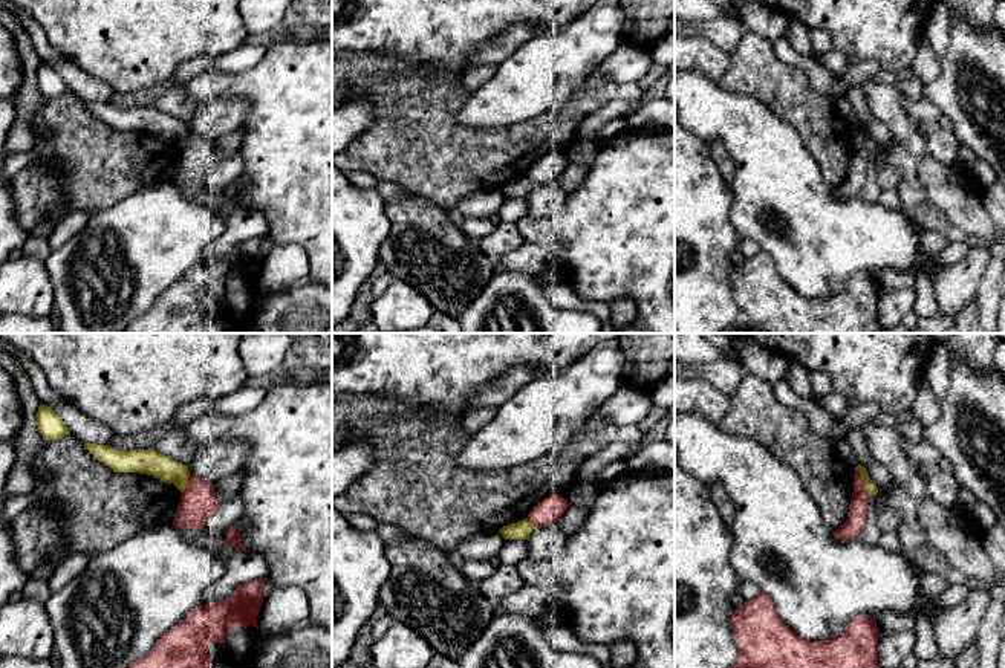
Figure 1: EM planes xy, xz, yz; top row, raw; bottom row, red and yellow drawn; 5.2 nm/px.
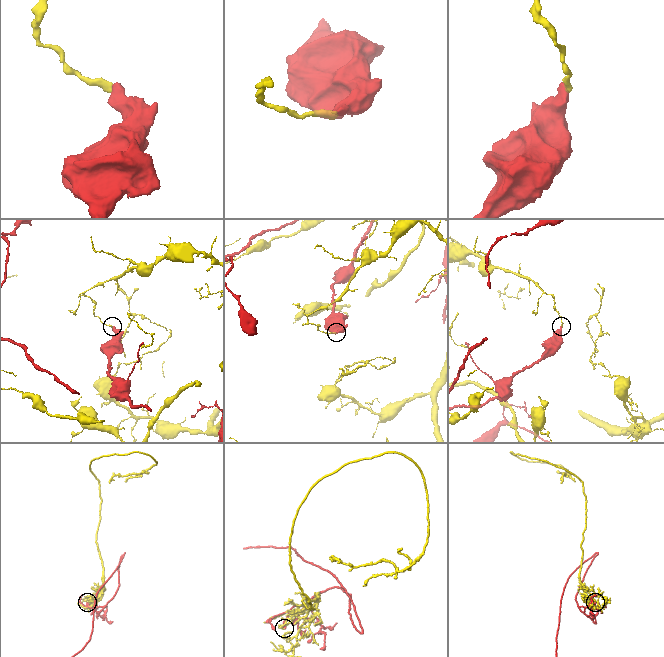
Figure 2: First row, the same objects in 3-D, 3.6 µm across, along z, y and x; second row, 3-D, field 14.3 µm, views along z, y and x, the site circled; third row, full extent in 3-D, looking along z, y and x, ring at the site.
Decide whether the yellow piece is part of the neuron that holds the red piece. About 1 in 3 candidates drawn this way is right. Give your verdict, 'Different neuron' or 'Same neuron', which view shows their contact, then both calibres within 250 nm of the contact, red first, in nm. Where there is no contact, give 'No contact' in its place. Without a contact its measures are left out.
Different neuron. Touches red in yz. Thickness 110 nm (red) against 70 nm

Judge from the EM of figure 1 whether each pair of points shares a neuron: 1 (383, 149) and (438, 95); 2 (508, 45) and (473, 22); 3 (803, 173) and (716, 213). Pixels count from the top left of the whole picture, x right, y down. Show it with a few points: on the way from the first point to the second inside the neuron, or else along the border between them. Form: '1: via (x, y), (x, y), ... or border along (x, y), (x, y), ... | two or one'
1: via (396, 136), (424, 109) | one
2: border along (530, 23), (511, 23), (484, 43), (471, 58) | two
3: border along (730, 185), (733, 194), (730, 225), (739, 237) | two

